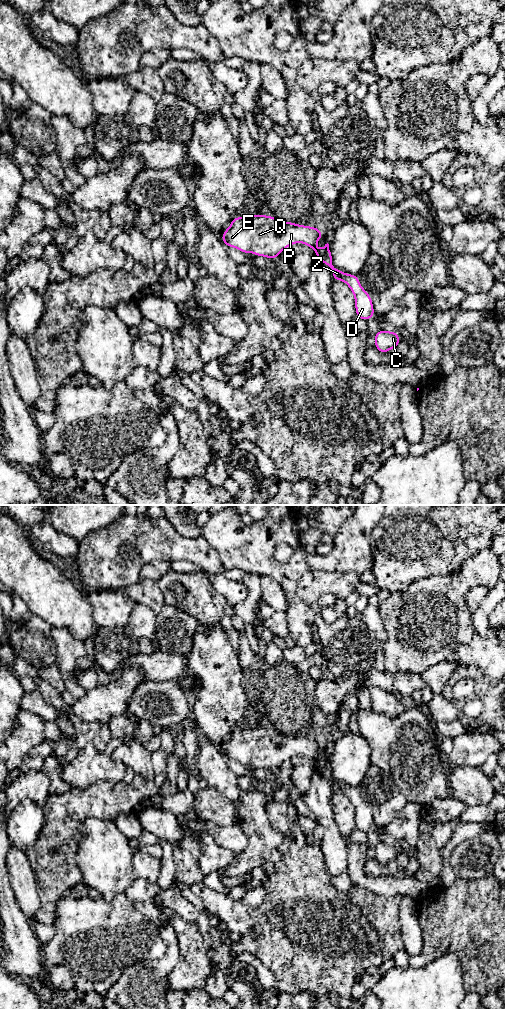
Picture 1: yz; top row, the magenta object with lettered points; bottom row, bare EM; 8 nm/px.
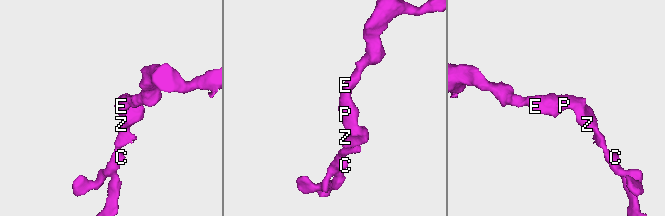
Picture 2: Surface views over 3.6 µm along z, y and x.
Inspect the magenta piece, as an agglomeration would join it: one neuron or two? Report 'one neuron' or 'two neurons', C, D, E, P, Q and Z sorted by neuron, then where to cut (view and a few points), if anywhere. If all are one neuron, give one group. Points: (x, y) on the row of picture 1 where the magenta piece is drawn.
one neuron; C D E P Q Z; no cut

